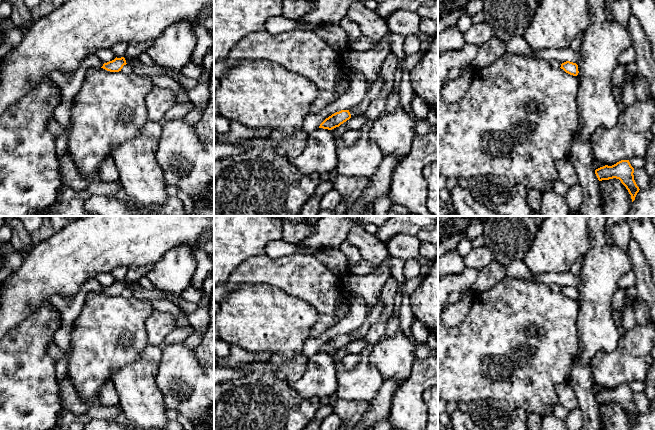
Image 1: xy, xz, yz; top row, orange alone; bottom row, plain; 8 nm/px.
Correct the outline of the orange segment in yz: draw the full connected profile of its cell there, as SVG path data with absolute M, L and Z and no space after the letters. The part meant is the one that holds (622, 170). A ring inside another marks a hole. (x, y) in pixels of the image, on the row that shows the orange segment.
M621 160L612 166L605 165L595 170L599 181L613 178L619 179L631 195L632 202L640 190L634 180L633 173L634 168L631 166L629 160Z

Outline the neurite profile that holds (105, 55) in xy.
M100 49L99 51L97 51L96 55L103 63L107 63L116 58L111 49Z

